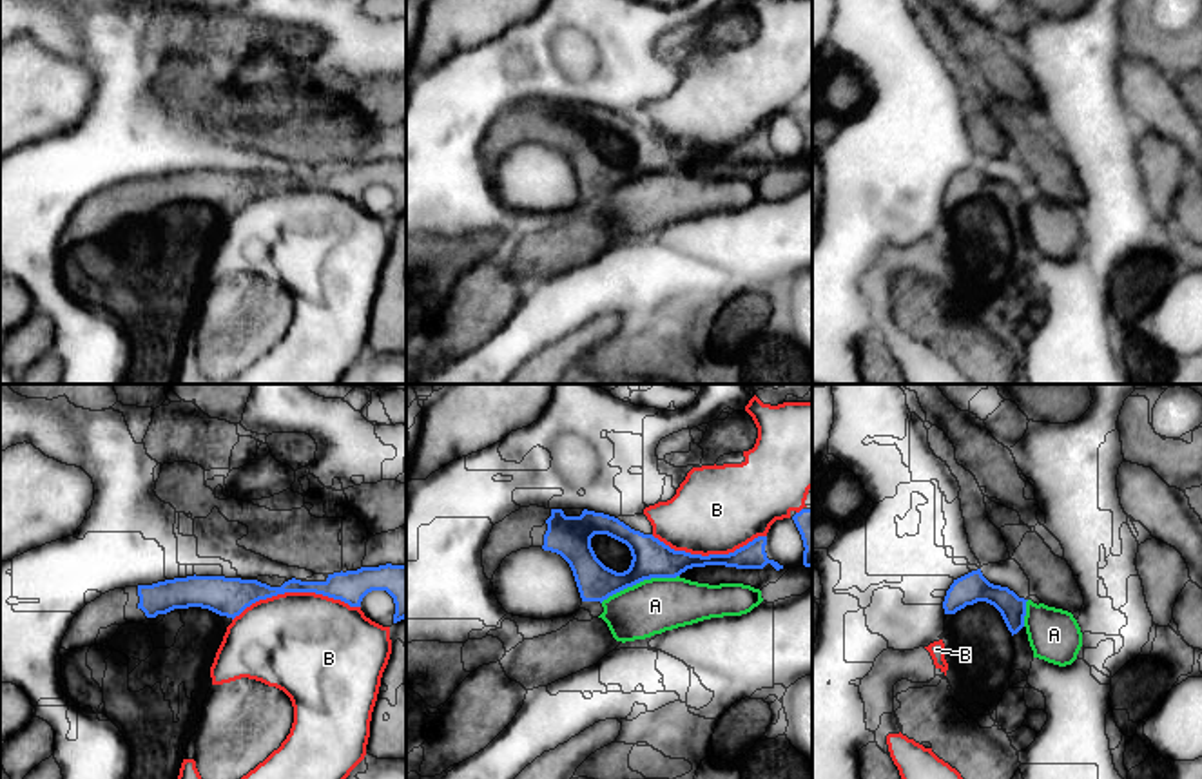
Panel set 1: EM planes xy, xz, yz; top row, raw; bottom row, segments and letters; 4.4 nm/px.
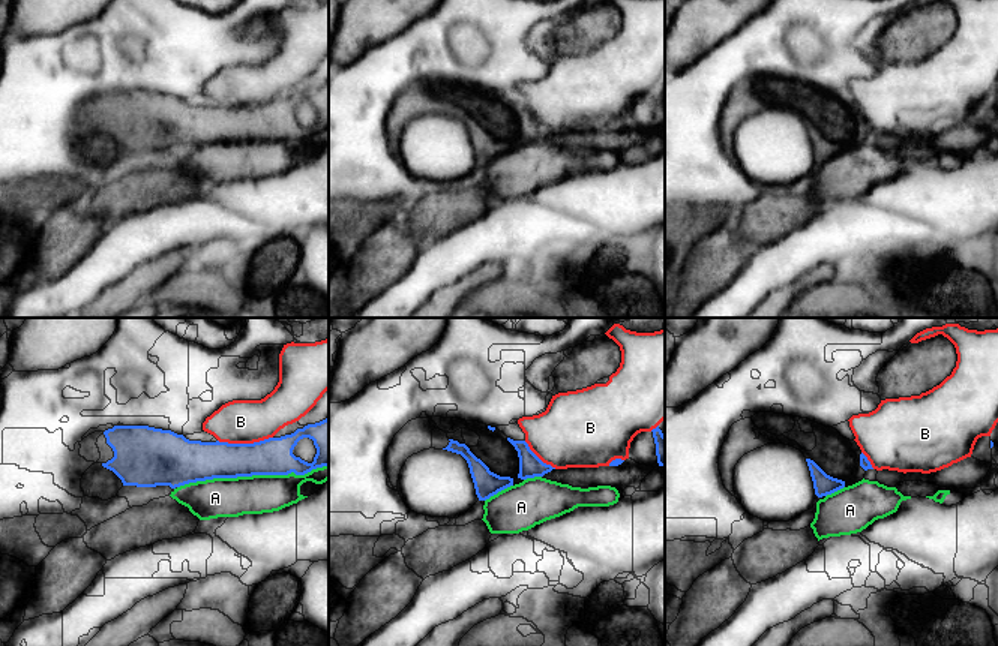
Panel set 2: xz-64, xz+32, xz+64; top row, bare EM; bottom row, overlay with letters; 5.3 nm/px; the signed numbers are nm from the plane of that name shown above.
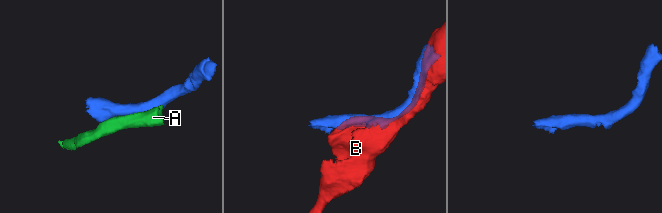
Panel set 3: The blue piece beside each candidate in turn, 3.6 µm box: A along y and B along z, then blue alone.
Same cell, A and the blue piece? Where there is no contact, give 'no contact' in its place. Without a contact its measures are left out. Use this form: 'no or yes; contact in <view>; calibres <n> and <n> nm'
no; contact in xz; calibres 180 and 240 nm

